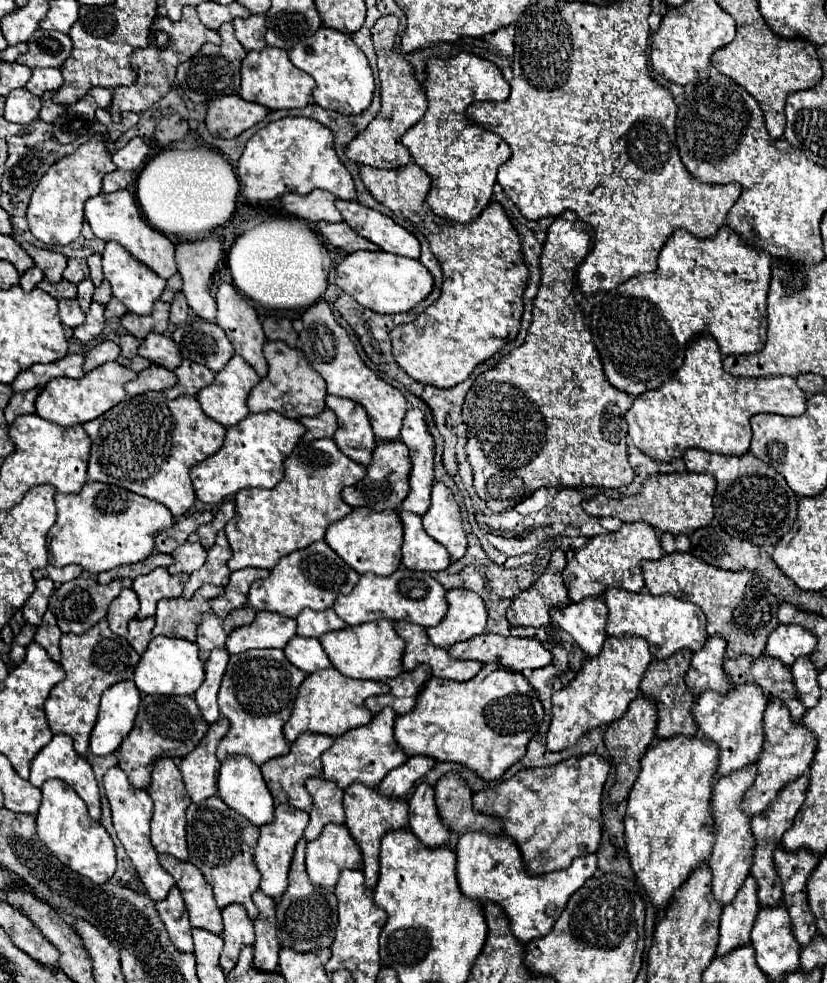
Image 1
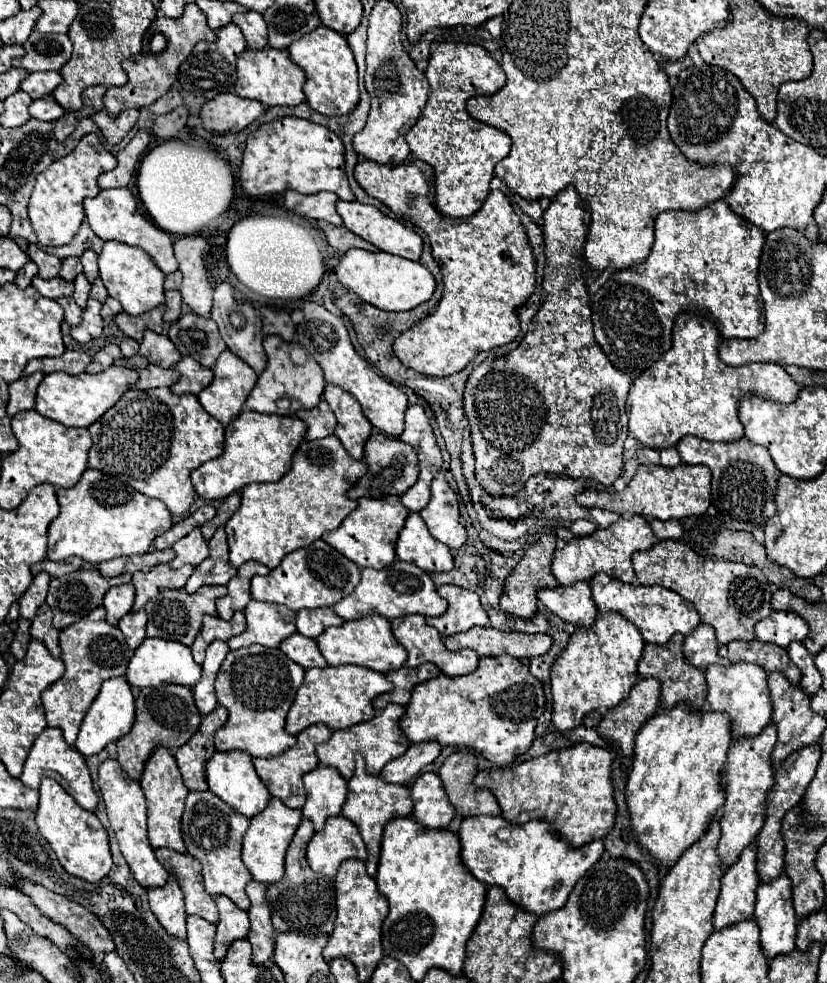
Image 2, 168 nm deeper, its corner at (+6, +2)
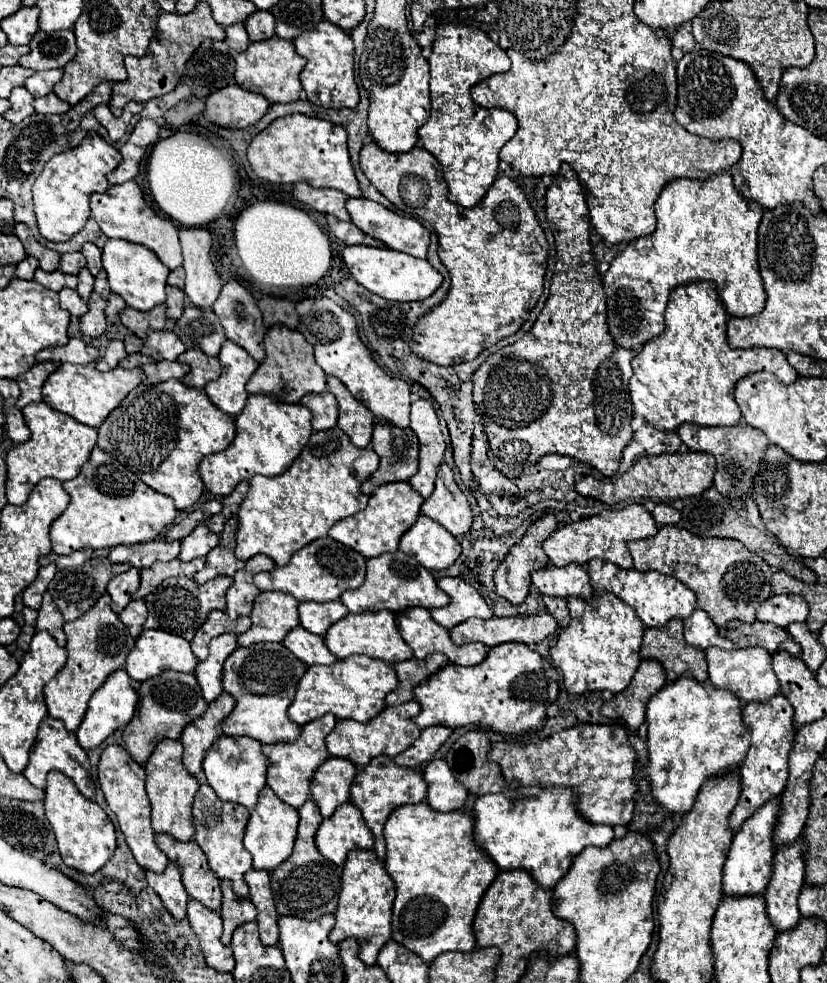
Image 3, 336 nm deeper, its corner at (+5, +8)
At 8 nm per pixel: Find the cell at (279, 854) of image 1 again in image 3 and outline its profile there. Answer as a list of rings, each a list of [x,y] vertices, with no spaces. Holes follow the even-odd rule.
[[[265,786],[259,792],[259,802],[251,812],[247,830],[245,830],[245,848],[251,852],[253,856],[253,868],[257,870],[275,870],[281,862],[287,860],[287,856],[293,850],[293,842],[297,836],[297,824],[299,824],[299,814],[295,808],[291,808],[289,804],[281,802],[275,792]]]

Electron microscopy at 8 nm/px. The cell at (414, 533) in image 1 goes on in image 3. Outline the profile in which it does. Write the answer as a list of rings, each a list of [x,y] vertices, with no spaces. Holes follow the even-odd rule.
[[[423,514],[401,538],[399,550],[419,560],[427,570],[445,570],[461,554],[457,538]]]

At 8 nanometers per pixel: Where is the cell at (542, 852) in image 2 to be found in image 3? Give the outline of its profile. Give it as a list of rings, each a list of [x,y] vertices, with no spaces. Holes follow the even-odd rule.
[[[521,786],[509,792],[485,794],[475,802],[475,842],[485,848],[493,862],[501,870],[527,870],[535,882],[543,888],[553,888],[569,870],[575,856],[587,846],[607,846],[613,840],[611,826],[599,826],[587,822],[577,808],[577,794],[567,788],[547,788],[547,786]]]

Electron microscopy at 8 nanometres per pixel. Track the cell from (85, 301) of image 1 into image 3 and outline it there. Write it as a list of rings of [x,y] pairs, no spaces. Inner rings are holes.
[[[83,268],[83,270],[77,274],[77,278],[79,278],[77,292],[79,292],[79,296],[87,302],[87,300],[89,300],[89,294],[93,292],[93,282],[95,282],[95,278],[91,276],[91,272],[89,272],[87,268]]]

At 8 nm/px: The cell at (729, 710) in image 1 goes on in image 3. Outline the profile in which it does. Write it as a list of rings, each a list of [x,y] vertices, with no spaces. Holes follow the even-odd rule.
[[[761,646],[735,648],[735,650],[707,648],[705,654],[707,654],[707,666],[709,666],[709,680],[713,682],[713,686],[731,690],[743,702],[765,702],[779,692],[777,676],[771,664],[771,654],[765,652]]]

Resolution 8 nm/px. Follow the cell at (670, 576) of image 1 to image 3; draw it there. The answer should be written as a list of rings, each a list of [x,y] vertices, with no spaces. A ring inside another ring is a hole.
[[[661,526],[653,538],[631,540],[627,544],[633,566],[641,572],[657,570],[681,580],[697,594],[697,606],[705,610],[715,626],[723,628],[729,620],[753,622],[757,608],[771,594],[769,564],[749,552],[739,540],[731,538],[699,538],[679,526]]]

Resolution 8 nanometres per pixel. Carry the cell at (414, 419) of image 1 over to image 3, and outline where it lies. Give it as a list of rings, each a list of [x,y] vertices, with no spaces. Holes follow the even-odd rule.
[[[417,400],[411,404],[411,430],[419,438],[419,470],[409,484],[423,498],[429,498],[435,488],[435,476],[445,452],[445,440],[441,436],[439,420],[431,402]]]

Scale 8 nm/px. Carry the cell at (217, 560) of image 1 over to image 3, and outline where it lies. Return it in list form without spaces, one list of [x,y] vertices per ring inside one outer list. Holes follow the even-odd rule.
[[[231,518],[225,524],[225,530],[221,534],[221,544],[207,554],[205,568],[195,574],[197,584],[205,584],[209,578],[215,578],[215,576],[221,576],[221,574],[223,576],[233,576],[237,570],[241,570],[245,566],[233,554],[233,548],[237,544],[235,534],[237,534],[237,518]]]

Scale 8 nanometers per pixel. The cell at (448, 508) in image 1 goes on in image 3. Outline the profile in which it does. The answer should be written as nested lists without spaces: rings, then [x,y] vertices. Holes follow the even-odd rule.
[[[441,464],[435,492],[421,506],[421,514],[439,522],[453,536],[463,536],[471,530],[473,512],[469,508],[467,496],[453,480],[453,470],[447,464]]]

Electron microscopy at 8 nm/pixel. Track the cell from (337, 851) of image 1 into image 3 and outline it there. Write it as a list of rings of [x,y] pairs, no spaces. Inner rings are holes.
[[[347,802],[345,806],[339,806],[331,818],[321,822],[315,844],[327,860],[343,866],[349,850],[373,848],[373,834],[369,834],[361,812]]]

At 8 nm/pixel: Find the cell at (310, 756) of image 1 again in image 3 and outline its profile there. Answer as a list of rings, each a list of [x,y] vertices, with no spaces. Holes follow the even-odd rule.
[[[325,714],[325,716],[321,716],[313,722],[307,722],[297,740],[263,746],[263,752],[269,758],[267,784],[285,804],[289,804],[293,808],[299,808],[309,798],[313,772],[329,758],[329,752],[325,748],[325,736],[335,728],[335,720],[337,718],[333,714]]]

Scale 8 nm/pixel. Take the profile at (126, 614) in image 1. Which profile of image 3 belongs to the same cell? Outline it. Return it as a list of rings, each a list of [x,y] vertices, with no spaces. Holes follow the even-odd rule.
[[[129,568],[127,572],[115,576],[107,584],[107,594],[111,594],[111,598],[113,598],[113,602],[111,602],[113,612],[119,614],[131,602],[133,592],[139,588],[139,582],[141,582],[139,570],[137,568]]]

